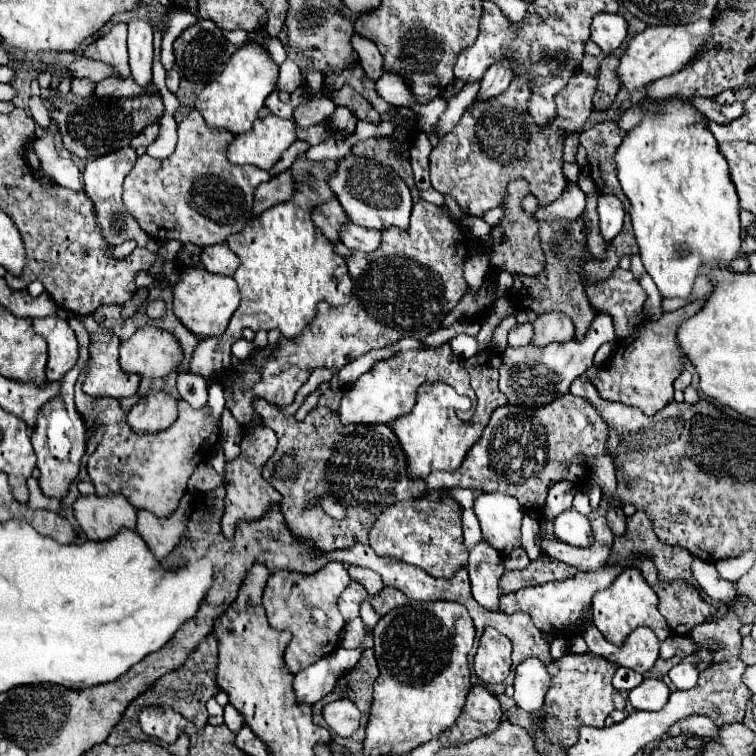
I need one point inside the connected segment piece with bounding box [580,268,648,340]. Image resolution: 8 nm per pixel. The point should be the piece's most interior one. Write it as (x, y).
(620, 295)

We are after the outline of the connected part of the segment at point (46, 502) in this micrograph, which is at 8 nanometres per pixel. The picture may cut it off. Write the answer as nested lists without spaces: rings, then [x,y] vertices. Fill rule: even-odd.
[[[28,478],[28,488],[30,488],[28,506],[32,506],[32,508],[44,508],[44,510],[54,510],[54,512],[60,510],[60,500],[46,496],[42,492],[42,488],[40,488],[36,478]]]

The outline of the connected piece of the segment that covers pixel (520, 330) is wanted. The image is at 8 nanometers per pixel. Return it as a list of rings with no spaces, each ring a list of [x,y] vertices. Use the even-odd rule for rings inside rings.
[[[530,322],[520,324],[508,332],[508,346],[512,346],[512,348],[528,346],[528,344],[532,344],[532,336],[534,336],[532,324]]]

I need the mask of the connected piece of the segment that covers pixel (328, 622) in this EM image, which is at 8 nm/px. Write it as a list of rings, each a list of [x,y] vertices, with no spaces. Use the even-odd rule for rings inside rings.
[[[328,562],[314,574],[278,570],[270,576],[264,588],[264,608],[272,628],[292,632],[292,640],[286,648],[286,668],[292,674],[332,654],[338,648],[338,636],[346,622],[338,610],[336,600],[348,588],[348,584],[348,570],[340,562]]]

